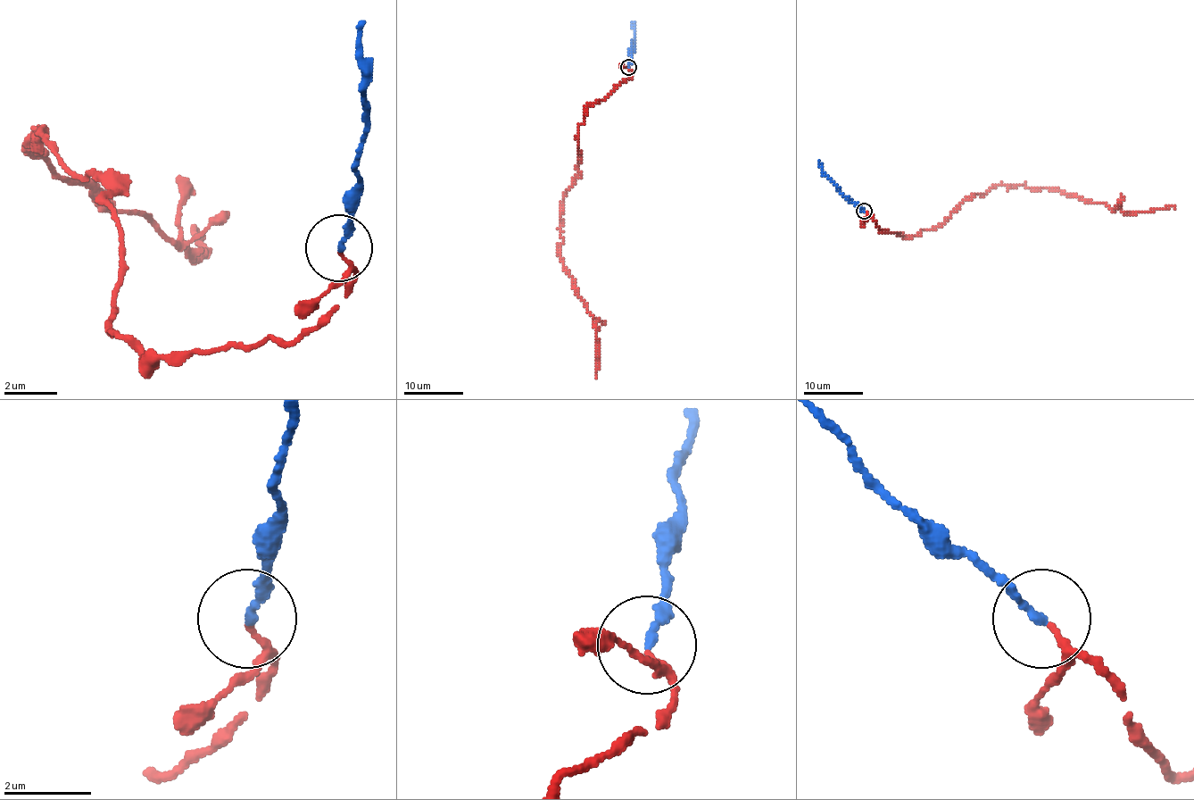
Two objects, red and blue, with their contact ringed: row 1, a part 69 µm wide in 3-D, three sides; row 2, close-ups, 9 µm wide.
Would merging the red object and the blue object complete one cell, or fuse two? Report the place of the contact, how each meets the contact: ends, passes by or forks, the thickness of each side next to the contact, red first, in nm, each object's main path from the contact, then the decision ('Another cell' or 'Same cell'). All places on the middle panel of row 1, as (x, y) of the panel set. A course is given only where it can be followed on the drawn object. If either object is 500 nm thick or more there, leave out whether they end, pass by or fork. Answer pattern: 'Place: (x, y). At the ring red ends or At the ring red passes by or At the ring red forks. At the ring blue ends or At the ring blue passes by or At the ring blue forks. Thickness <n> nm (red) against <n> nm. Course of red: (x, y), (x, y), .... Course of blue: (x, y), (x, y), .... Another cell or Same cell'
Place: (628, 67). At the ring red passes by. At the ring blue ends. Thickness 110 nm (red) against 180 nm. Course of red: (628, 68), (633, 73), (587, 106), (577, 129), (577, 177), (562, 196), (558, 254), (592, 316), (597, 379). Course of blue: (628, 66), (633, 48), (633, 21). Same cell

